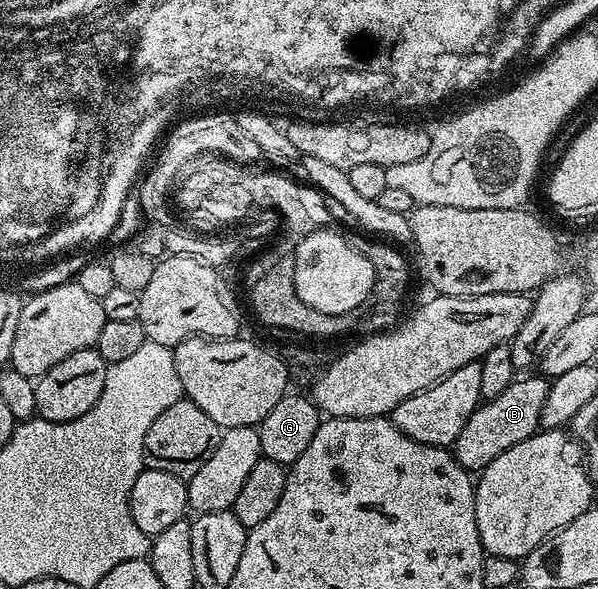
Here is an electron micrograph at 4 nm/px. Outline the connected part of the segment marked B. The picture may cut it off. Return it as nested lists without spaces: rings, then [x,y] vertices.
[[[527,374],[524,380],[515,378],[507,389],[502,390],[492,400],[480,403],[473,414],[465,422],[461,434],[457,434],[453,445],[455,461],[468,470],[481,470],[497,454],[509,450],[509,446],[517,446],[525,438],[534,436],[540,431],[539,419],[545,406],[545,398],[549,387],[548,381],[539,374]]]

